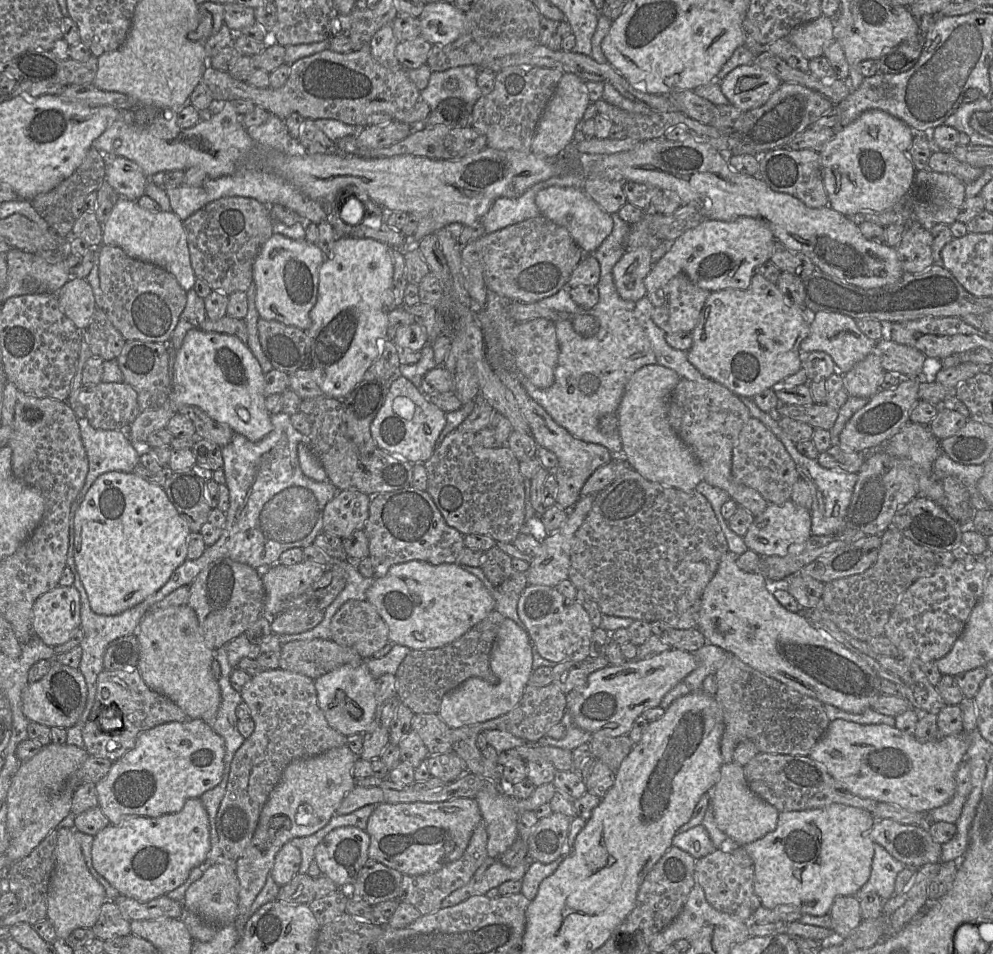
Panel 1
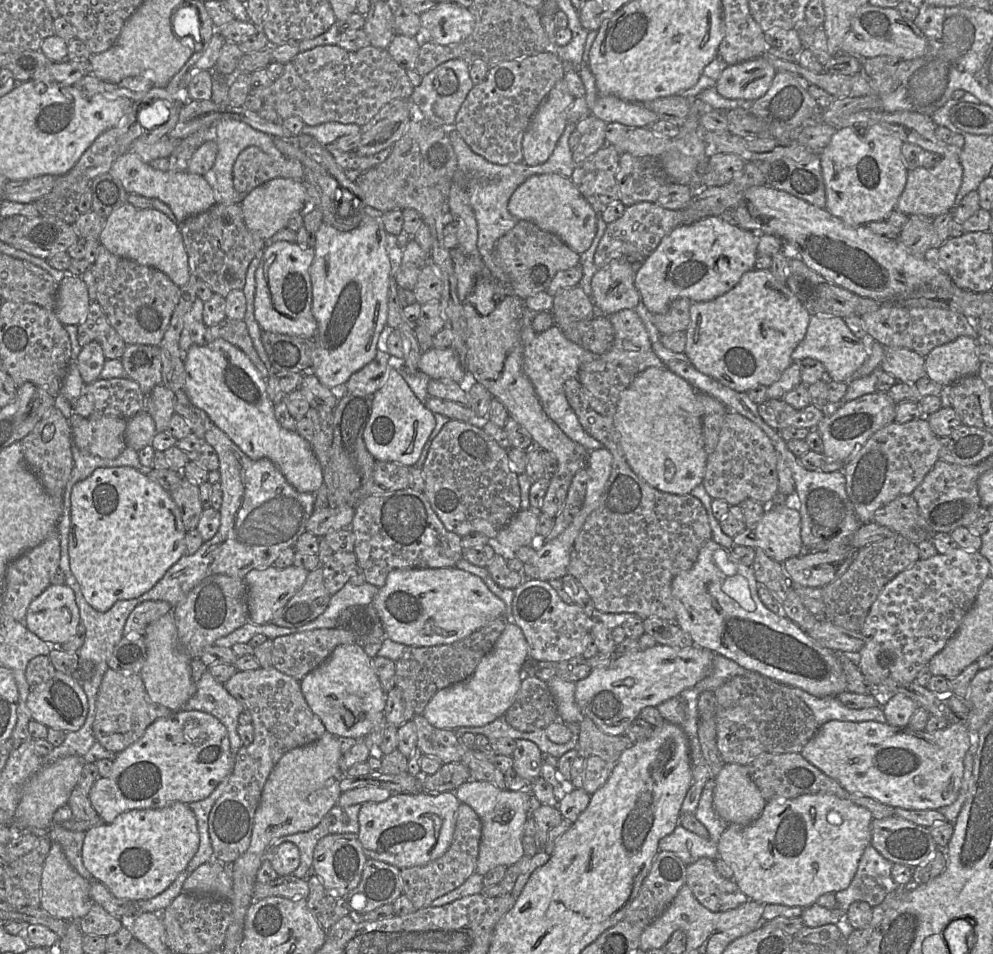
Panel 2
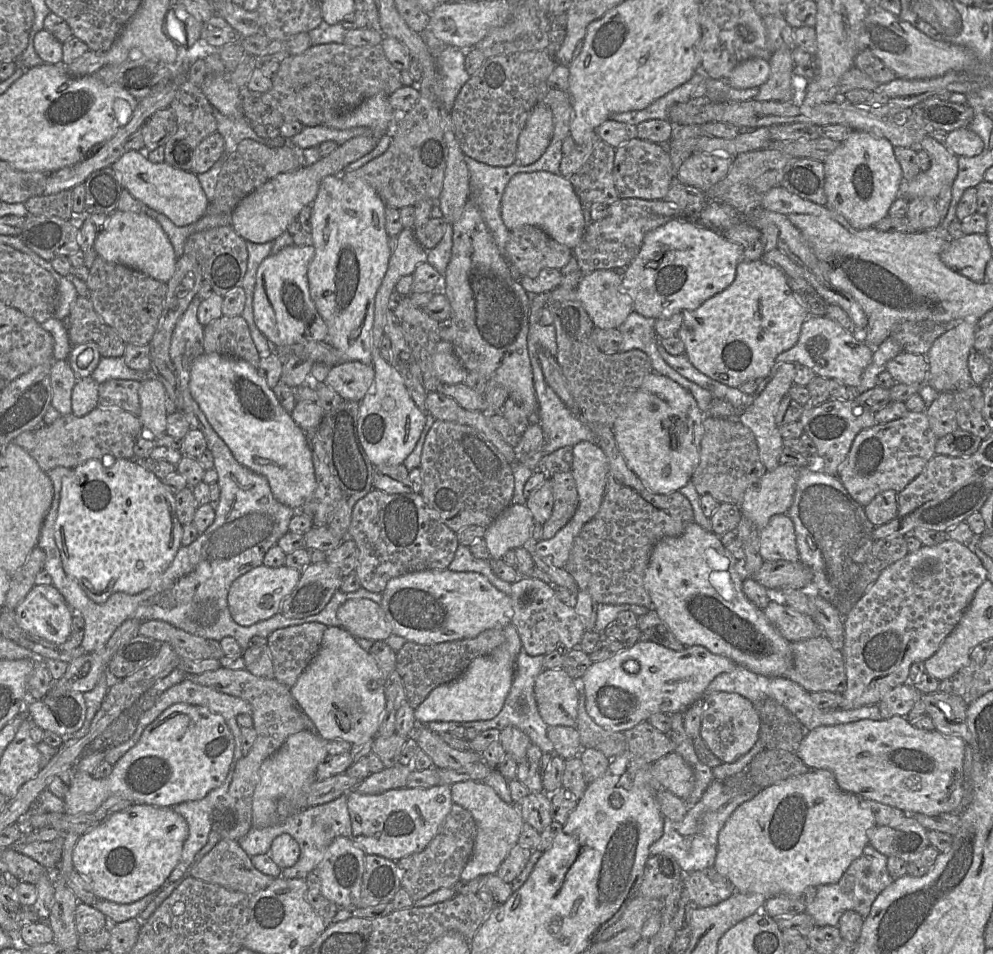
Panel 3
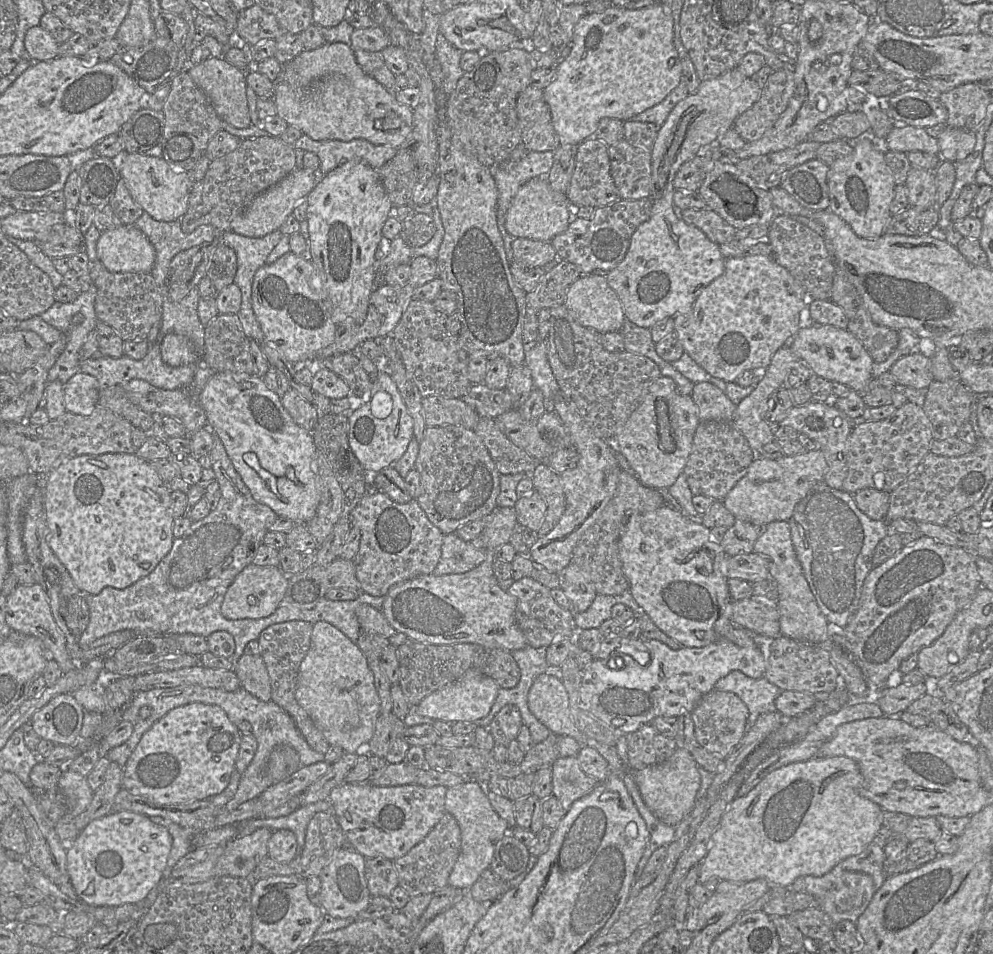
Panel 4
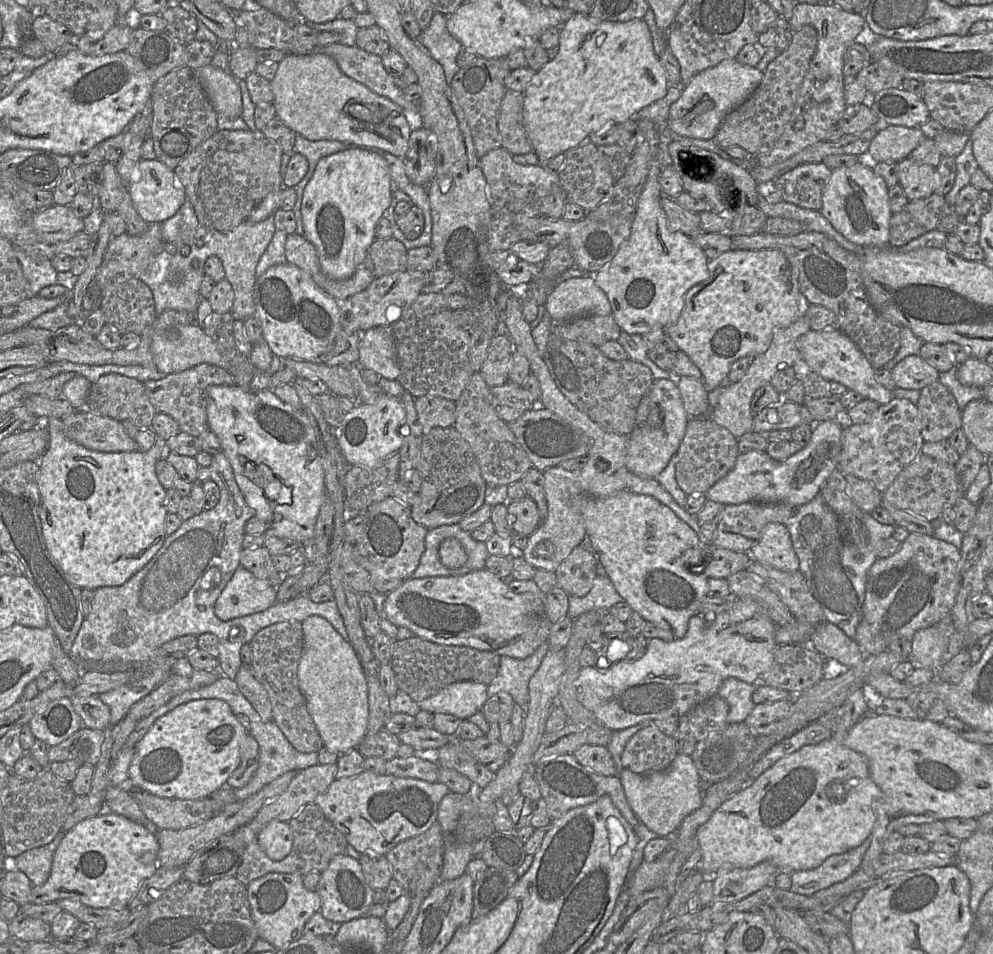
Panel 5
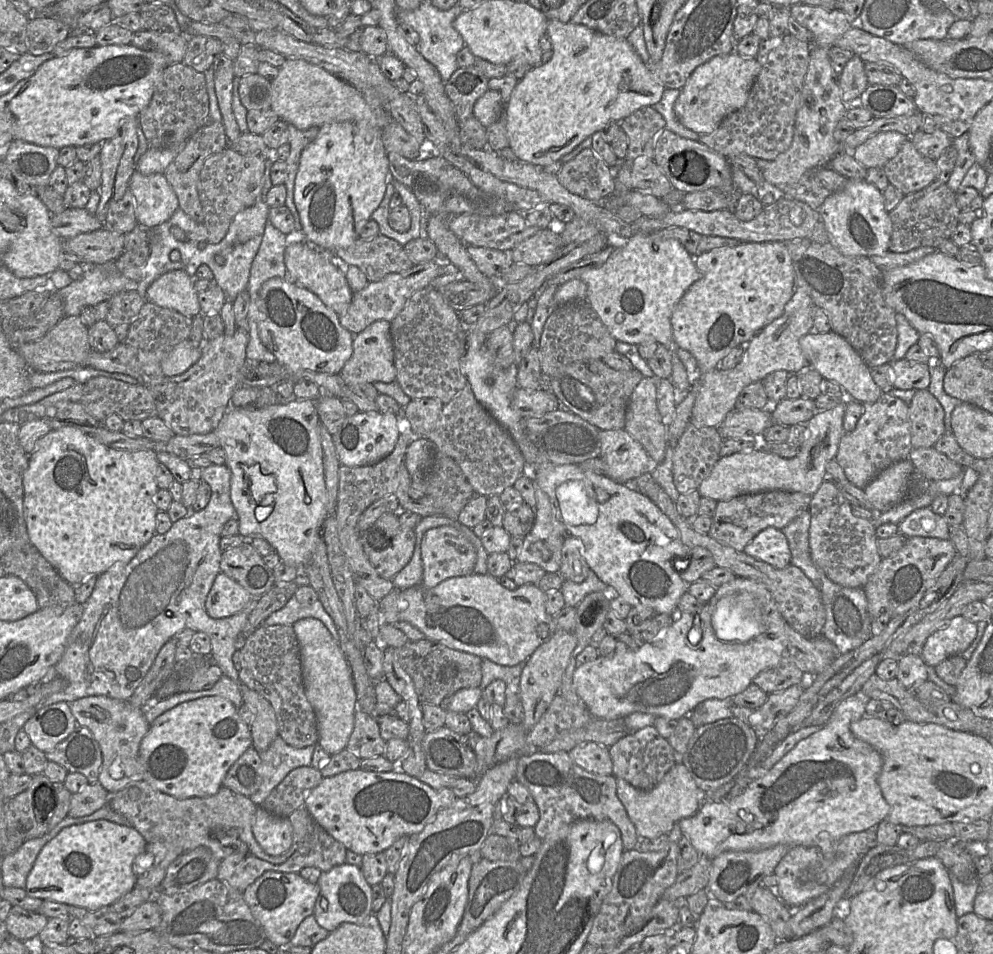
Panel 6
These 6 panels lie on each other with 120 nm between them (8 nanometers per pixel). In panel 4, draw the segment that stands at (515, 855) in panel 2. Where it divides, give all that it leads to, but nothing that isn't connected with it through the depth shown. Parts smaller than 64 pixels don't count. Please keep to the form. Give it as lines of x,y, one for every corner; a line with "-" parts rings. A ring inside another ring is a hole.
465,780
457,786
447,788
445,810
457,820
461,830
461,852
449,876
448,885
469,890
482,872
490,868
495,845
509,833
510,828
493,809
487,794
475,780

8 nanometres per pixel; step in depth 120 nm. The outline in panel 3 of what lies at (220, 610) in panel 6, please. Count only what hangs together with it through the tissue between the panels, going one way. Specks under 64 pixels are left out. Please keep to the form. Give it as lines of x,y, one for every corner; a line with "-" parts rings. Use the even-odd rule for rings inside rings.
258,566
237,578
228,592
228,608
233,620
241,626
251,626
280,613
282,602
299,582
301,573
287,566

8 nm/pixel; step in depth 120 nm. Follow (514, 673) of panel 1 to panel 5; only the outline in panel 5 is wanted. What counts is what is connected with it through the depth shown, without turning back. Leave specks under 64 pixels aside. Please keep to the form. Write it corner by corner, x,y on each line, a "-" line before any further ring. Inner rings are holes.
456,682
417,704
421,710
452,714
464,720
482,710
488,699
487,688
488,685
479,682

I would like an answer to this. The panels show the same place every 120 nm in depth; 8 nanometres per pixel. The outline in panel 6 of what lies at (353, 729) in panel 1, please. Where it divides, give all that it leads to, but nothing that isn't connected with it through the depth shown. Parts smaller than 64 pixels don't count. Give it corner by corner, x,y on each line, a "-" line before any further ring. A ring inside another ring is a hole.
304,618
292,626
300,647
305,695
318,723
317,745
333,755
346,748
354,729
357,695
353,674
340,644
320,620

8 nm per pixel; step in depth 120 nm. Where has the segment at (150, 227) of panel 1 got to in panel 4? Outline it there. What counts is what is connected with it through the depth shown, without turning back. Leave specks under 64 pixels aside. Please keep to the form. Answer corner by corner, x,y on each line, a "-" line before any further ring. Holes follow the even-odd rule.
121,225
101,232
97,257
111,272
150,273
155,262
155,249
135,225

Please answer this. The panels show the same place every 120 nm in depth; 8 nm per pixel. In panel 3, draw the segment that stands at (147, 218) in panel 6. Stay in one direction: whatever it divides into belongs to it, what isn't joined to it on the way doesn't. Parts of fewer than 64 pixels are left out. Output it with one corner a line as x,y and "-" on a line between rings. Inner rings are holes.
136,150
125,151
112,168
122,187
134,198
166,215
177,226
192,224
206,214
210,202
193,171
175,168
165,161
153,163

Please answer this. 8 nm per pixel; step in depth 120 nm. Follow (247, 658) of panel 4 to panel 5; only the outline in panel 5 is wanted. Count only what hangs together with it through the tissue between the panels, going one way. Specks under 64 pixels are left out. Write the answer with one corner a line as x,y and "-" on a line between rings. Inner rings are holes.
242,664
235,681
241,693
251,703
263,721
273,721
272,707
262,684
254,677
249,665

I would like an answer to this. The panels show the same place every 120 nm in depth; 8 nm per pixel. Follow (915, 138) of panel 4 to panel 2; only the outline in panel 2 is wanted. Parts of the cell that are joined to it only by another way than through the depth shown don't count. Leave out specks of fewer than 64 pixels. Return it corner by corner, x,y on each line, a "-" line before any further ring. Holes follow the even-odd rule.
944,155
933,168
918,167
908,171
905,188
900,195
895,210
911,215
937,217
952,212
955,198
962,184
963,170
957,155

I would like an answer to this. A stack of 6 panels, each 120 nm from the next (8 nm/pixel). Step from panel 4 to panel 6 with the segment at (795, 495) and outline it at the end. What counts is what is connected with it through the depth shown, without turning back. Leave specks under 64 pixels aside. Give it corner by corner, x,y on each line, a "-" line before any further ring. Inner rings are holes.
847,401
836,407
817,412
807,423
806,438
794,458
782,458
764,451
759,439
758,447
720,458
710,475
697,491
704,498
717,502
728,501
740,495
767,491
801,492
812,496
826,480
826,464
835,459
840,440
844,434
843,417

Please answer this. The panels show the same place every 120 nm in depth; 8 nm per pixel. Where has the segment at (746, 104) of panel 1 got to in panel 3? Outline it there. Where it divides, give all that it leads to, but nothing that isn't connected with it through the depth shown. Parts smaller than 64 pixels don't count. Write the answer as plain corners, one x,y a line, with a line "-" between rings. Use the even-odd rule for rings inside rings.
761,58
749,59
735,67
726,82
735,89
762,86
770,75
770,63

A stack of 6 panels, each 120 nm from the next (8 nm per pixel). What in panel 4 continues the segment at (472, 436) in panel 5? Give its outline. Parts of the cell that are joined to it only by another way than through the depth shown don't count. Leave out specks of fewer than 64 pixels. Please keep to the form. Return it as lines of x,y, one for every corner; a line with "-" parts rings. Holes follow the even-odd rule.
480,416
473,430
483,441
501,475
530,475
540,463
524,449
515,445
499,428
495,419

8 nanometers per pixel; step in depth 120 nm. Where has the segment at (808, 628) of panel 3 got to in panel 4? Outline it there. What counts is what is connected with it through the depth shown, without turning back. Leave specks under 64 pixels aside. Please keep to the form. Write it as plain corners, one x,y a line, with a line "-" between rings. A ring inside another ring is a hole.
765,596
731,600
731,620
763,638
774,640
781,636
778,602

